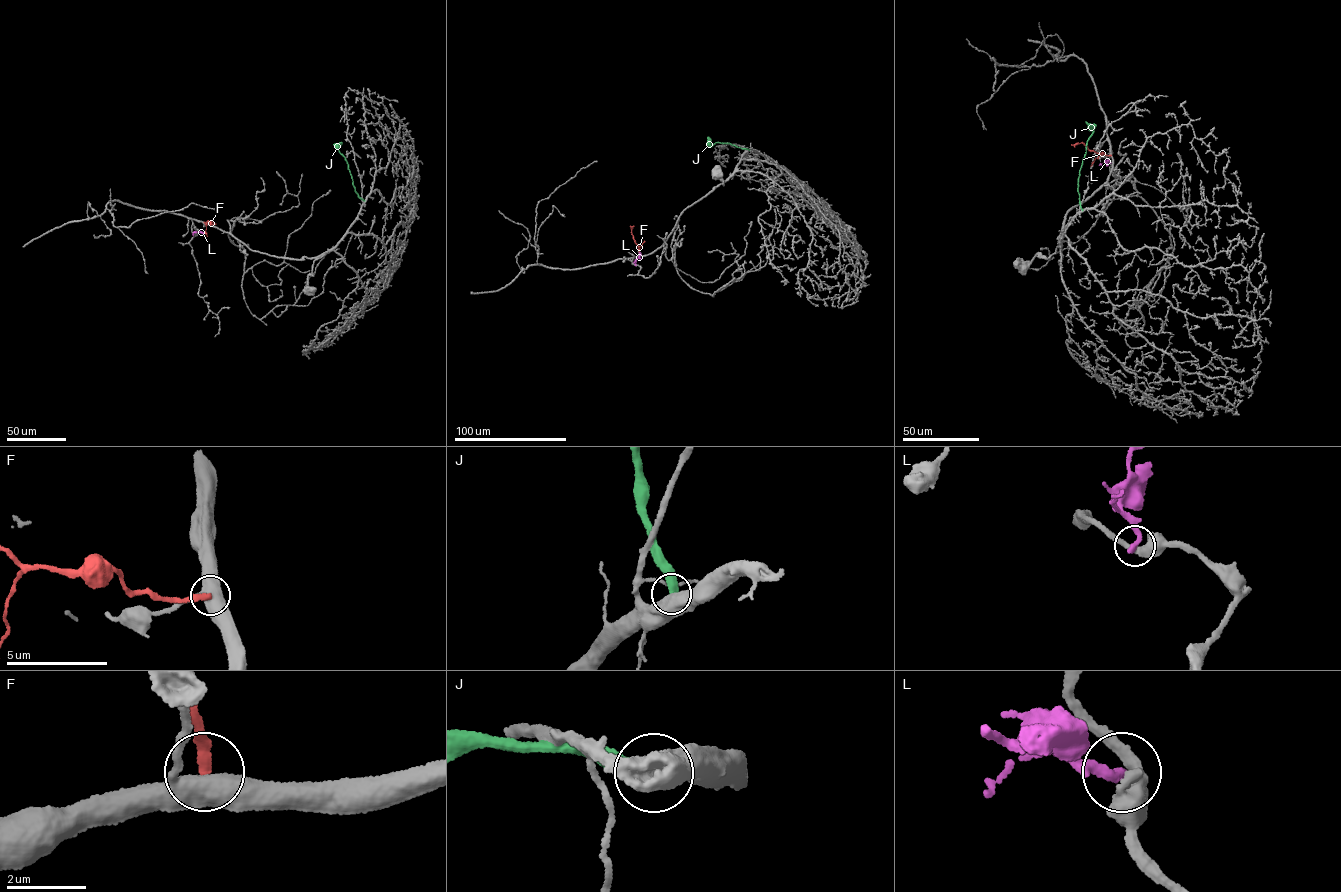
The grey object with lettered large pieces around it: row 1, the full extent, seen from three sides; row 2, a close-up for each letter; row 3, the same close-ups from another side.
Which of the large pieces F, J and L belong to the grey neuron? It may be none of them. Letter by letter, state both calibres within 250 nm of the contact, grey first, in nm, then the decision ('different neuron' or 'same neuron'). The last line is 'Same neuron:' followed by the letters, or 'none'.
F: 440/240 nm | different neuron
J: 750/420 nm | different neuron
L: 400/320 nm | different neuron
Same neuron: none

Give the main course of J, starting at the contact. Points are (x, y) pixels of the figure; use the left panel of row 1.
J: (364, 201), (355, 191), (345, 157), (337, 148), (341, 142)

